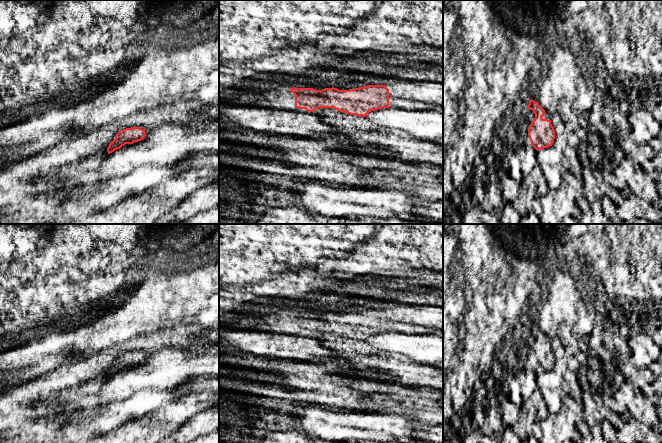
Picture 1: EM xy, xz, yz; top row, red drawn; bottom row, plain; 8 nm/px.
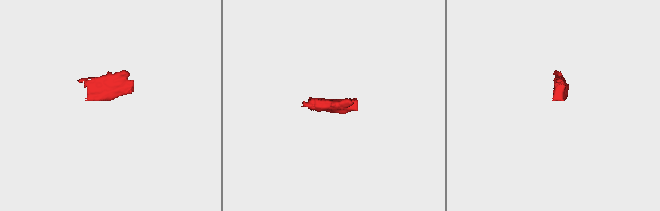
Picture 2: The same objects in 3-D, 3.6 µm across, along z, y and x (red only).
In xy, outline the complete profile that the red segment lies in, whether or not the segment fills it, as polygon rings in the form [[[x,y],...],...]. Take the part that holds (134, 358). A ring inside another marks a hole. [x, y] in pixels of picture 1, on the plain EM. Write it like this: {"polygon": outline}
{"polygon": [[[131,351],[120,354],[115,363],[110,366],[107,376],[108,378],[114,376],[117,373],[120,373],[125,368],[133,368],[134,366],[141,365],[145,362],[146,356],[145,353],[140,351]]]}

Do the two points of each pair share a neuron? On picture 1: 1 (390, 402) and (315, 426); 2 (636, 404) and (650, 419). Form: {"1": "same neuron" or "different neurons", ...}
{"1": "different neurons", "2": "same neuron"}

